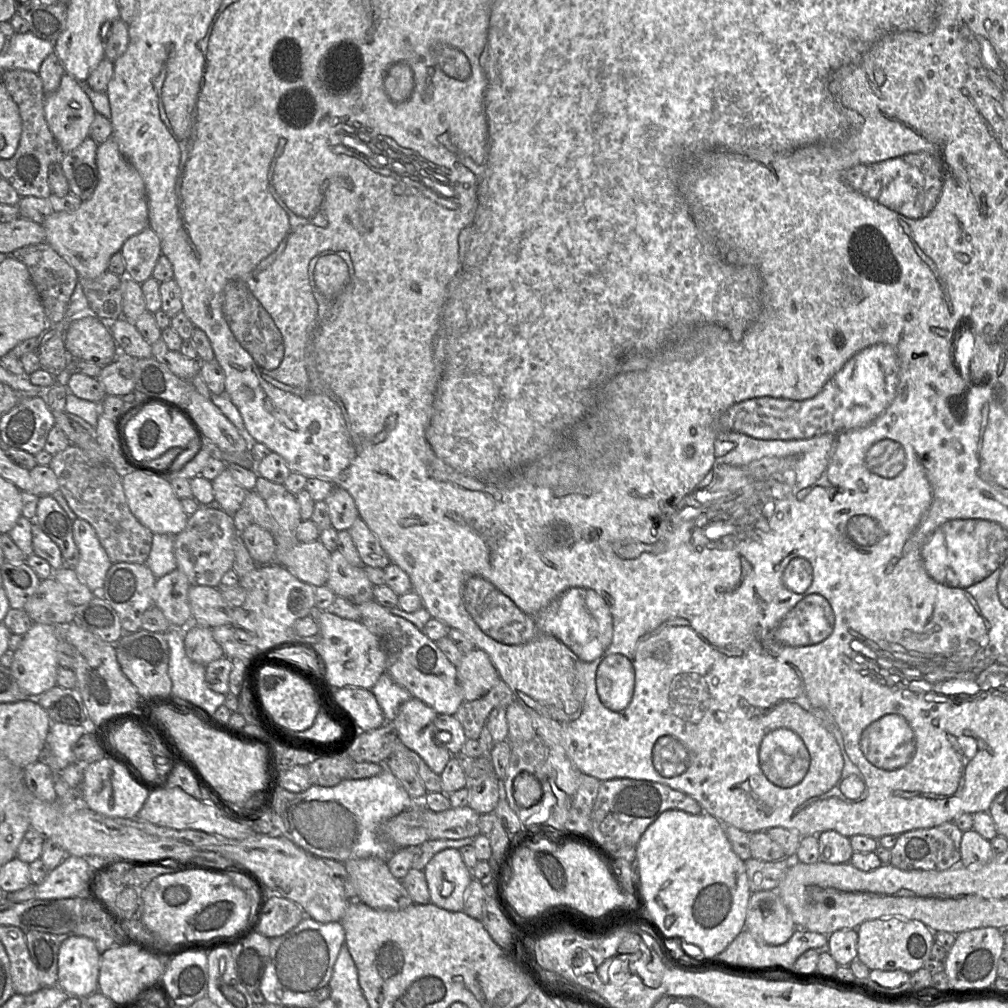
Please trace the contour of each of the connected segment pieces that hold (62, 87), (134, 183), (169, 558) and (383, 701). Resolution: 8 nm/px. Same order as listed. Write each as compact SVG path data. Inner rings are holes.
M65 73L61 77L58 89L45 95L43 109L48 127L60 148L61 154L74 150L89 137L89 129L96 112L84 91L83 84L71 75Z
M112 136L99 144L96 150L98 170L97 186L88 200L82 201L74 211L53 211L42 224L47 242L78 273L79 277L96 279L106 271L111 257L121 251L124 242L131 236L149 227L147 195L144 181L136 168L120 152Z
M172 534L153 535L151 551L145 564L157 579L177 568L174 553L175 536Z
M385 672L379 677L371 691L382 709L386 722L392 722L400 705L412 697Z

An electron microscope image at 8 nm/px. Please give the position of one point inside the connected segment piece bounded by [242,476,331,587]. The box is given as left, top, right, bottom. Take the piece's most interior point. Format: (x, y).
(272, 507)

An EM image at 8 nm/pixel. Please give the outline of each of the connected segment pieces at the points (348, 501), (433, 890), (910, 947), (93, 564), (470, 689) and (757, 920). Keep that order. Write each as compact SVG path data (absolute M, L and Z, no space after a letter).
M335 486L324 500L328 506L331 525L338 532L348 530L359 517L353 497L342 487Z
M457 848L436 853L424 868L430 902L451 912L463 911L465 892L472 880L472 871Z
M887 917L867 920L857 927L857 934L857 957L869 970L902 970L912 974L922 968L924 963L931 958L931 947L935 942L935 933L924 923L906 917Z
M76 518L72 528L79 549L79 561L74 570L81 582L97 595L102 590L106 574L113 563L94 528L87 521Z
M479 648L465 653L456 668L464 701L482 697L500 680L490 657Z
M753 892L748 902L745 929L768 945L787 942L797 926L777 892Z

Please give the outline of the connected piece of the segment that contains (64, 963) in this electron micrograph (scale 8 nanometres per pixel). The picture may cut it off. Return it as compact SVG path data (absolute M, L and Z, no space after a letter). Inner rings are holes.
M63 937L58 953L57 986L70 997L78 998L98 991L100 957L95 943L88 937Z

